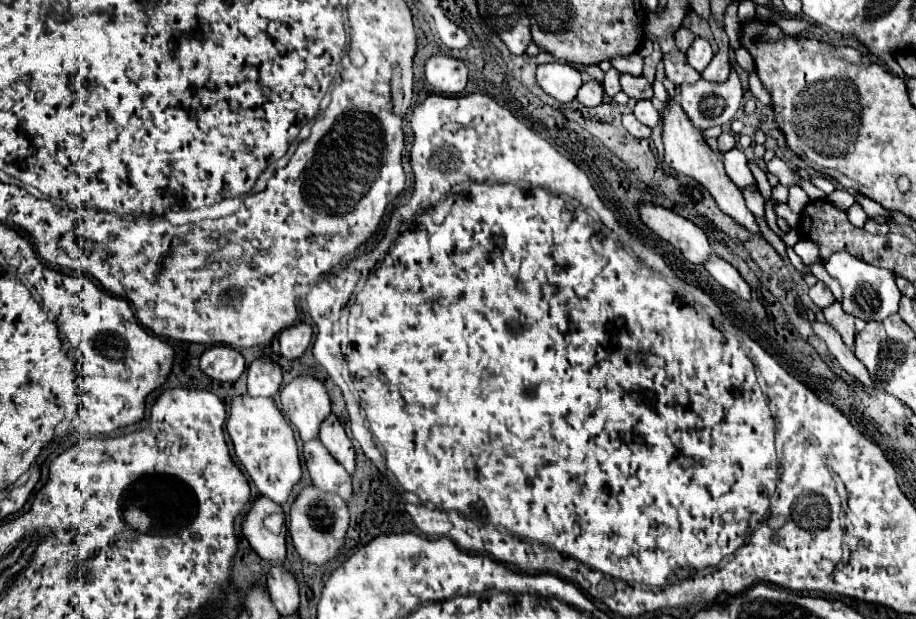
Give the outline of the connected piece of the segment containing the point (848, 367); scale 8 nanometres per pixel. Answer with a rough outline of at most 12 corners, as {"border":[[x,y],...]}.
{"border":[[814,322],[814,332],[830,354],[862,386],[874,388],[866,366],[828,324]]}

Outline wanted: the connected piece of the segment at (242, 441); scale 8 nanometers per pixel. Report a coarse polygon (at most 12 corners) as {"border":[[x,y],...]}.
{"border":[[272,398],[232,400],[226,430],[258,492],[286,504],[302,478]]}

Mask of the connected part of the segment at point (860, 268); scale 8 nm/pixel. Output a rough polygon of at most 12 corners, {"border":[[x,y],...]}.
{"border":[[848,252],[824,268],[842,310],[866,322],[896,314],[894,274]]}

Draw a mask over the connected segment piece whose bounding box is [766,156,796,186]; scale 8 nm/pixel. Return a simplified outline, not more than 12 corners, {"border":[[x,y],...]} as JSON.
{"border":[[775,156],[766,165],[779,183],[796,185],[794,172]]}

